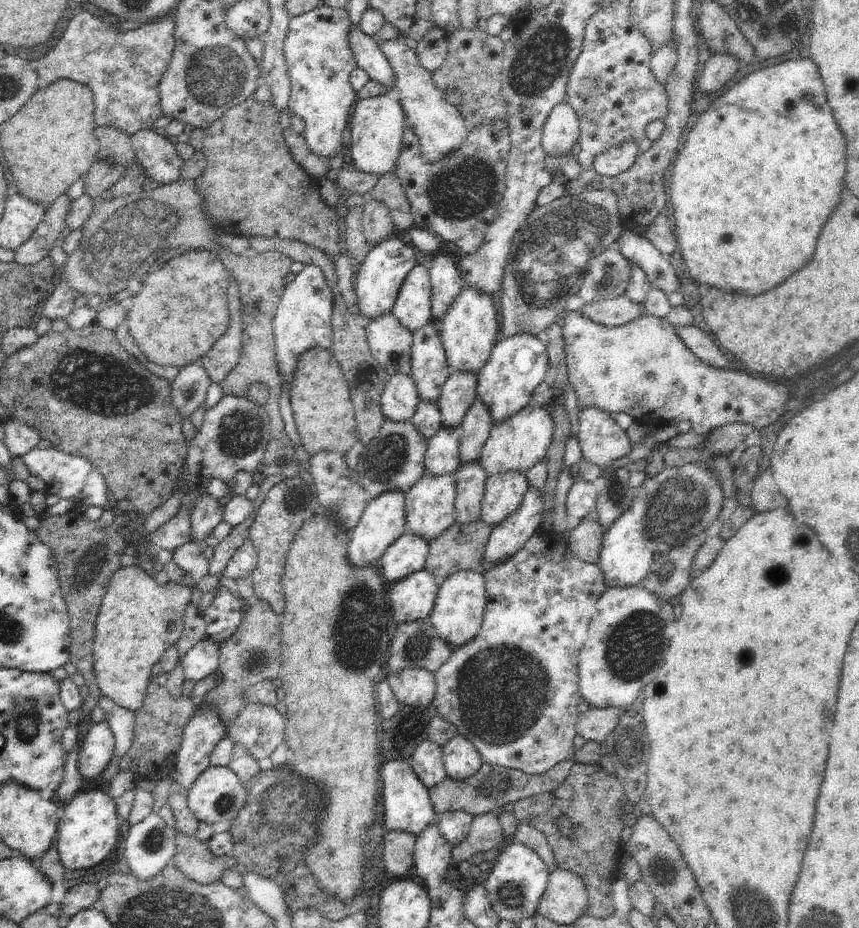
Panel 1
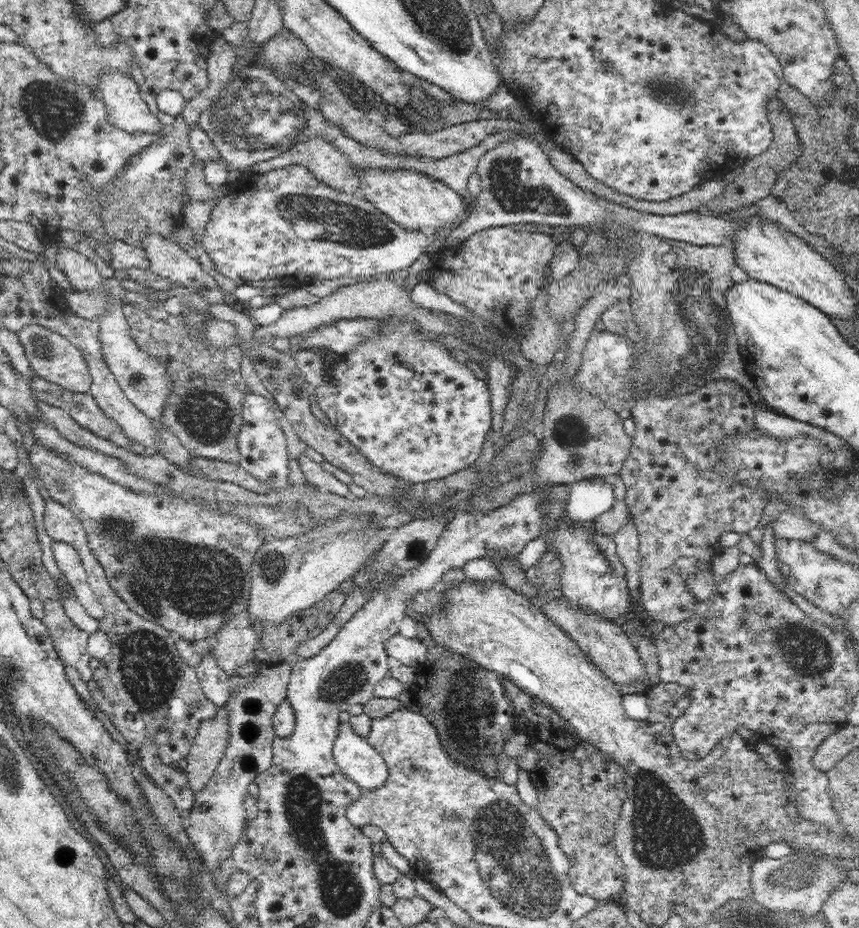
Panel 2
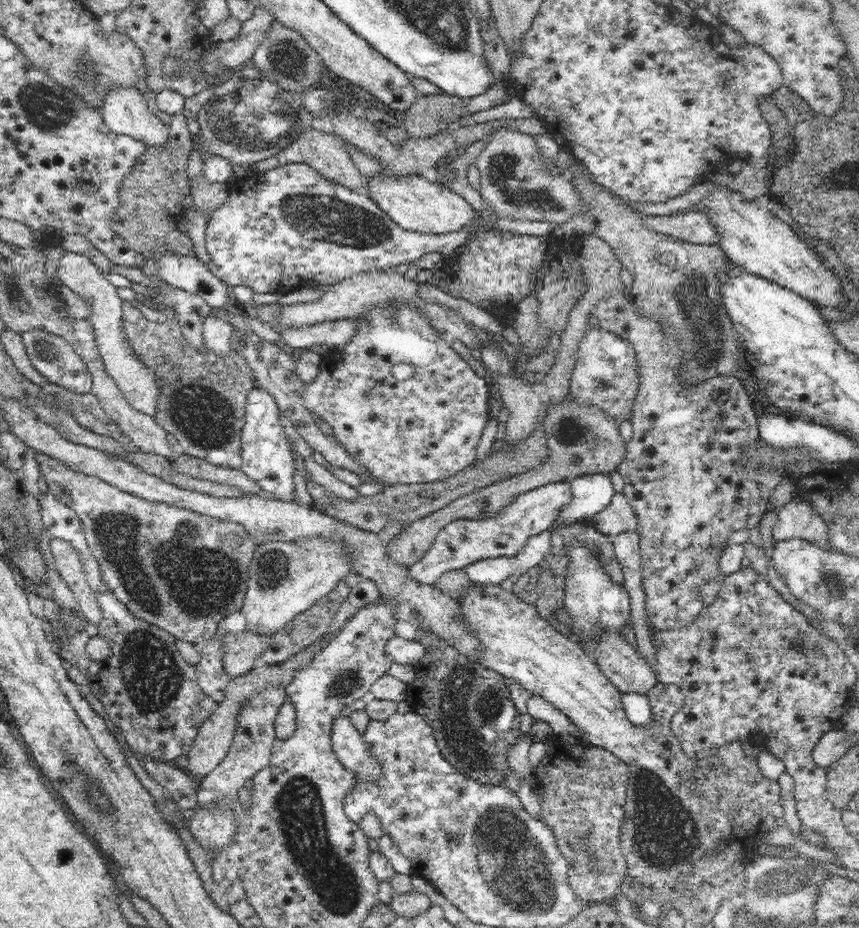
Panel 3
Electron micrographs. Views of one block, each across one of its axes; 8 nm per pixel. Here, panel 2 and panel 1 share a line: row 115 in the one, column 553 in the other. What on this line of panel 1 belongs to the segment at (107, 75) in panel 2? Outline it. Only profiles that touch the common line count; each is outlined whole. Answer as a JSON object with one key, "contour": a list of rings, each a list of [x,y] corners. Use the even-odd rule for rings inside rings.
{"contour":[[[559,103],[543,127],[542,147],[547,155],[563,157],[579,140],[579,118],[569,103]]]}

